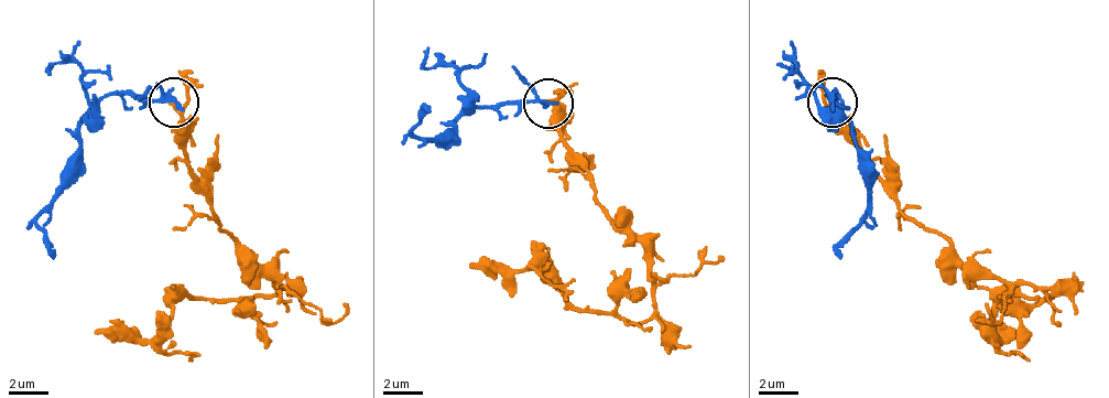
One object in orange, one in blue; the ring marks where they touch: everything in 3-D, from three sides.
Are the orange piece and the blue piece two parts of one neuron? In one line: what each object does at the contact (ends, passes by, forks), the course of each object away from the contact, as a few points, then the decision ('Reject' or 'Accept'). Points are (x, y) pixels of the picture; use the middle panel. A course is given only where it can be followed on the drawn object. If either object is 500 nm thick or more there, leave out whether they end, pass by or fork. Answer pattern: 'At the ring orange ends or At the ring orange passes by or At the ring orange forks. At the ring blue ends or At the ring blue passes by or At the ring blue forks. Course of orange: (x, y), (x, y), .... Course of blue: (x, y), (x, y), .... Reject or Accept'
At the ring orange passes by. At the ring blue passes by. Course of orange: (550, 104), (598, 207), (643, 247), (653, 311), (643, 321), (579, 311), (544, 267), (490, 271), (470, 261). Course of blue: (550, 104), (486, 104), (452, 129), (422, 139), (412, 129), (426, 109). Accept

